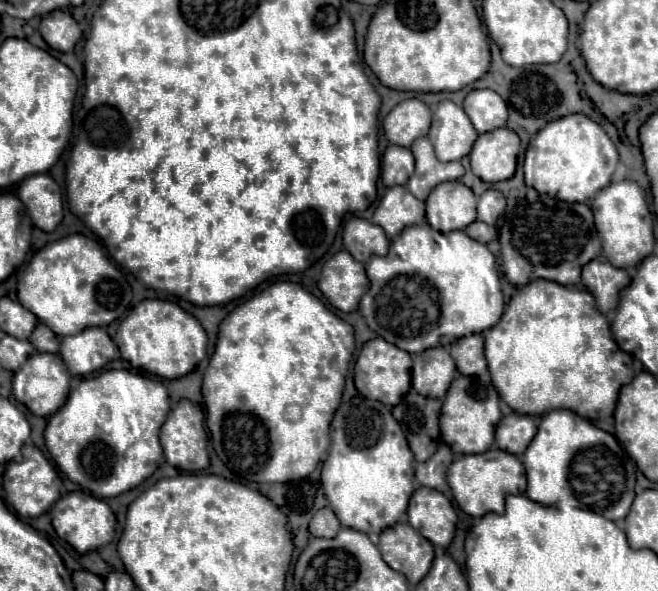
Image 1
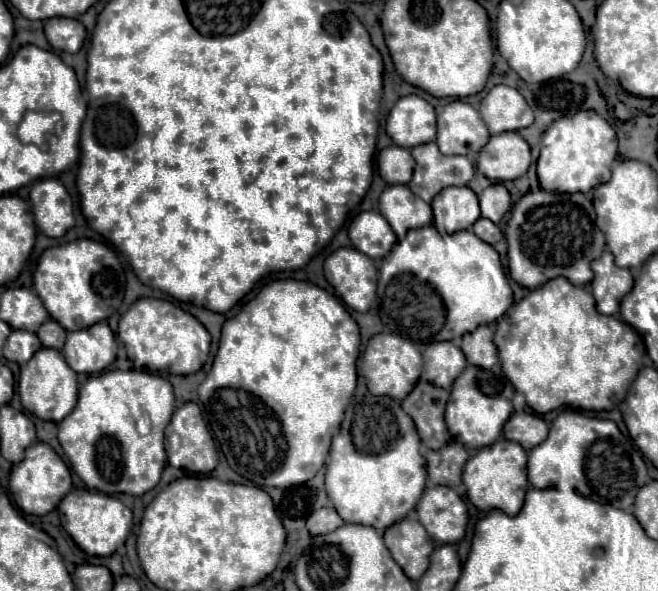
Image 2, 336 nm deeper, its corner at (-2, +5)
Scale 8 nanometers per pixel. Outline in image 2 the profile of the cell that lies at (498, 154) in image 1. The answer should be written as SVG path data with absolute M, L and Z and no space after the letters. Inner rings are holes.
M502 132L502 134L490 136L488 144L480 150L478 162L476 162L476 168L480 174L484 174L490 180L502 180L502 182L520 178L522 174L526 174L528 166L530 166L530 148L518 132Z

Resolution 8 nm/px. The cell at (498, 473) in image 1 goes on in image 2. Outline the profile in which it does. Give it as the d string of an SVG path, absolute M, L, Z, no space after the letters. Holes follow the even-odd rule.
M496 440L490 446L480 448L466 464L462 474L468 500L480 510L502 510L508 516L516 516L524 504L524 494L528 490L526 478L526 450L510 440Z

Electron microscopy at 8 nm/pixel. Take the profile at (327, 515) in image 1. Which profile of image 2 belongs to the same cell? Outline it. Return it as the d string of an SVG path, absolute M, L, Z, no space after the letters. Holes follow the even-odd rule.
M320 508L320 510L312 512L306 520L306 528L312 536L334 532L340 526L344 526L344 520L338 516L338 512L334 508Z

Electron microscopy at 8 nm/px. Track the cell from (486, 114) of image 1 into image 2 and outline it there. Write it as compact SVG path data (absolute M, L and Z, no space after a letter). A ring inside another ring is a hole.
M494 86L486 98L480 102L480 116L486 122L490 134L500 134L506 130L520 130L534 122L532 110L528 108L524 96L510 86Z

